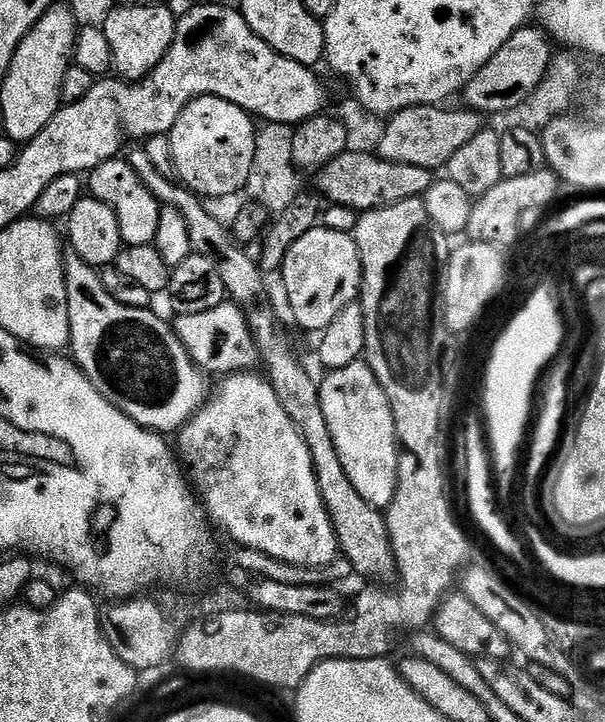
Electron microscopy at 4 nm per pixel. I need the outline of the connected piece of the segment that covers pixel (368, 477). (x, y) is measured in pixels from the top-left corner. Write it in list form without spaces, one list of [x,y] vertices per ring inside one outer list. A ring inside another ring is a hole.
[[[357,362],[329,371],[327,375],[319,381],[322,414],[326,414],[326,426],[330,426],[330,438],[334,438],[338,458],[342,458],[346,478],[354,482],[354,490],[366,502],[387,509],[396,493],[398,470],[398,443],[390,402],[367,363]]]

